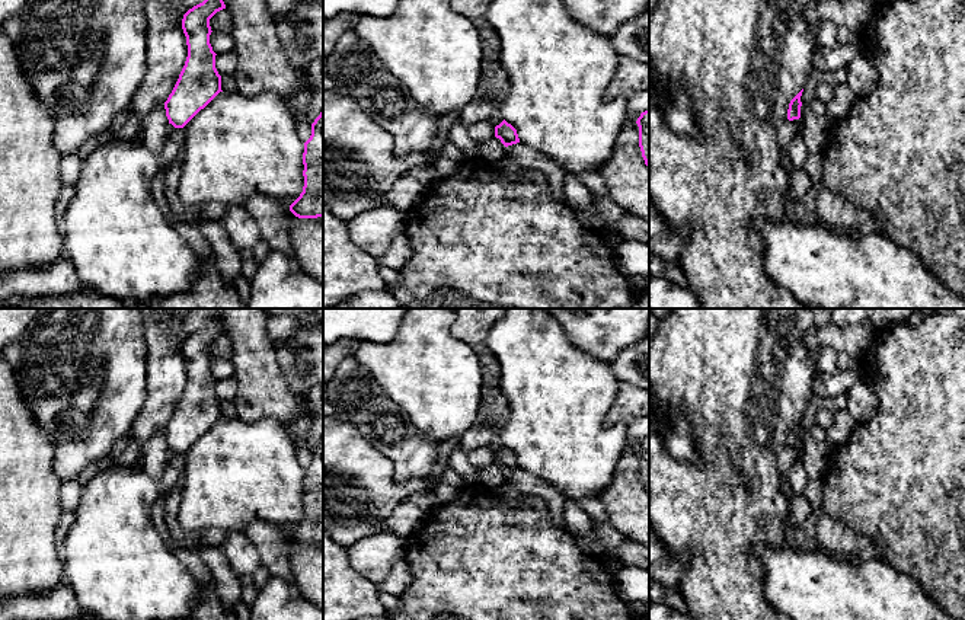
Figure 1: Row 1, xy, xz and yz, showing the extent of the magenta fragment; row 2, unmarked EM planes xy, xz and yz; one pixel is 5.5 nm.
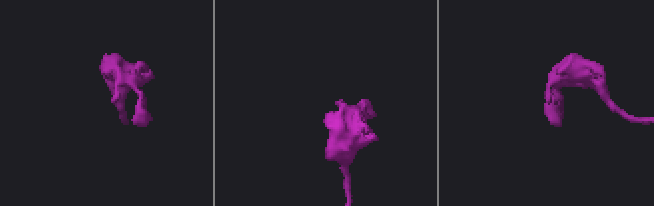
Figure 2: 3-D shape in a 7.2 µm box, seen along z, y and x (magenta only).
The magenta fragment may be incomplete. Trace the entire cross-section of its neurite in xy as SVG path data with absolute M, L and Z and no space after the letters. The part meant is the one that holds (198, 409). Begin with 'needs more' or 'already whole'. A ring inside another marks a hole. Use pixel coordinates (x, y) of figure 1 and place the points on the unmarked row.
already whole; M218 320L208 322L189 335L182 345L188 383L179 405L164 428L166 442L175 454L183 454L221 416L221 402L215 394L215 378L210 370L210 345L226 335Z

